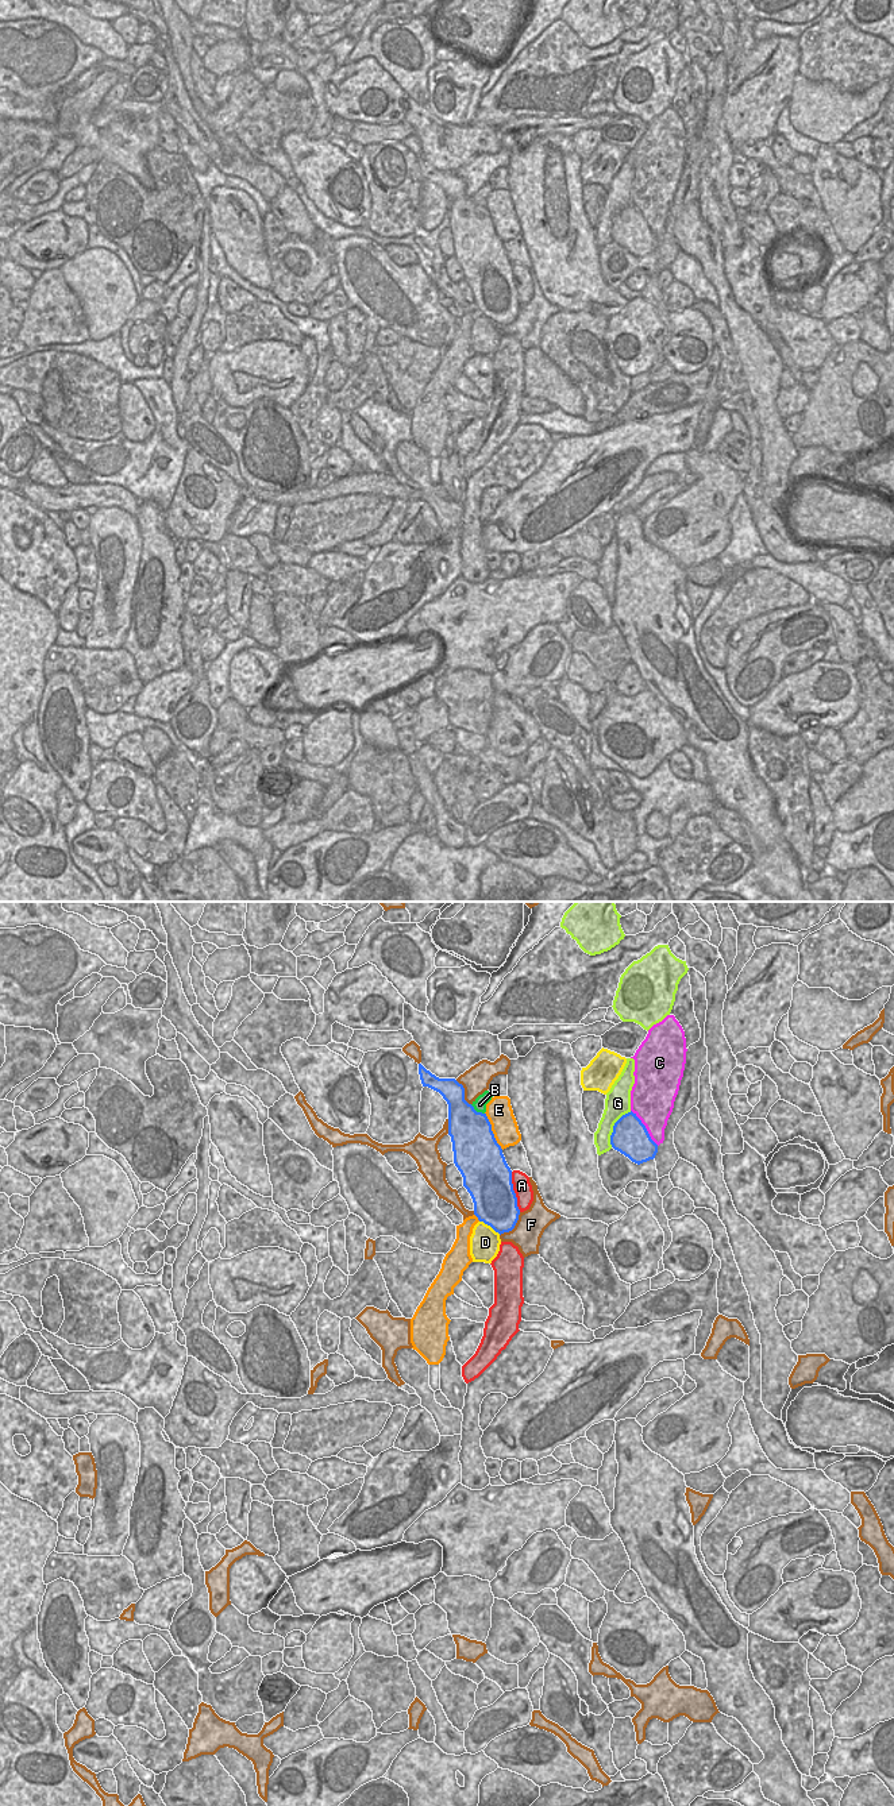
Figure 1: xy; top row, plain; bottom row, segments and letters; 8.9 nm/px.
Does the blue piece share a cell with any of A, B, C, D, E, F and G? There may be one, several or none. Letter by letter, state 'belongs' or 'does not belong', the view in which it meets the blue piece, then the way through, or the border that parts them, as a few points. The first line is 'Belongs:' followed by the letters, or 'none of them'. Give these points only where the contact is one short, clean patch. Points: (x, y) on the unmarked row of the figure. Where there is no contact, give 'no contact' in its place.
Belongs: none of them
A: does not belong | xy
B: does not belong | xy
C: does not belong | xy
D: does not belong | xy
E: does not belong | xy
F: does not belong | xy
G: does not belong | xy

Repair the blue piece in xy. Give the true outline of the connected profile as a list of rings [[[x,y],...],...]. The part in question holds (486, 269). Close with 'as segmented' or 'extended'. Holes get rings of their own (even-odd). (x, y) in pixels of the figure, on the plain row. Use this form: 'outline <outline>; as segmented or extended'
outline [[[419,157],[423,180],[439,185],[448,197],[448,228],[452,235],[454,256],[463,270],[463,279],[474,296],[474,308],[500,328],[515,321],[520,302],[512,277],[512,263],[492,224],[486,207],[477,205],[465,193],[465,181],[455,171],[439,171]]]; as segmented

